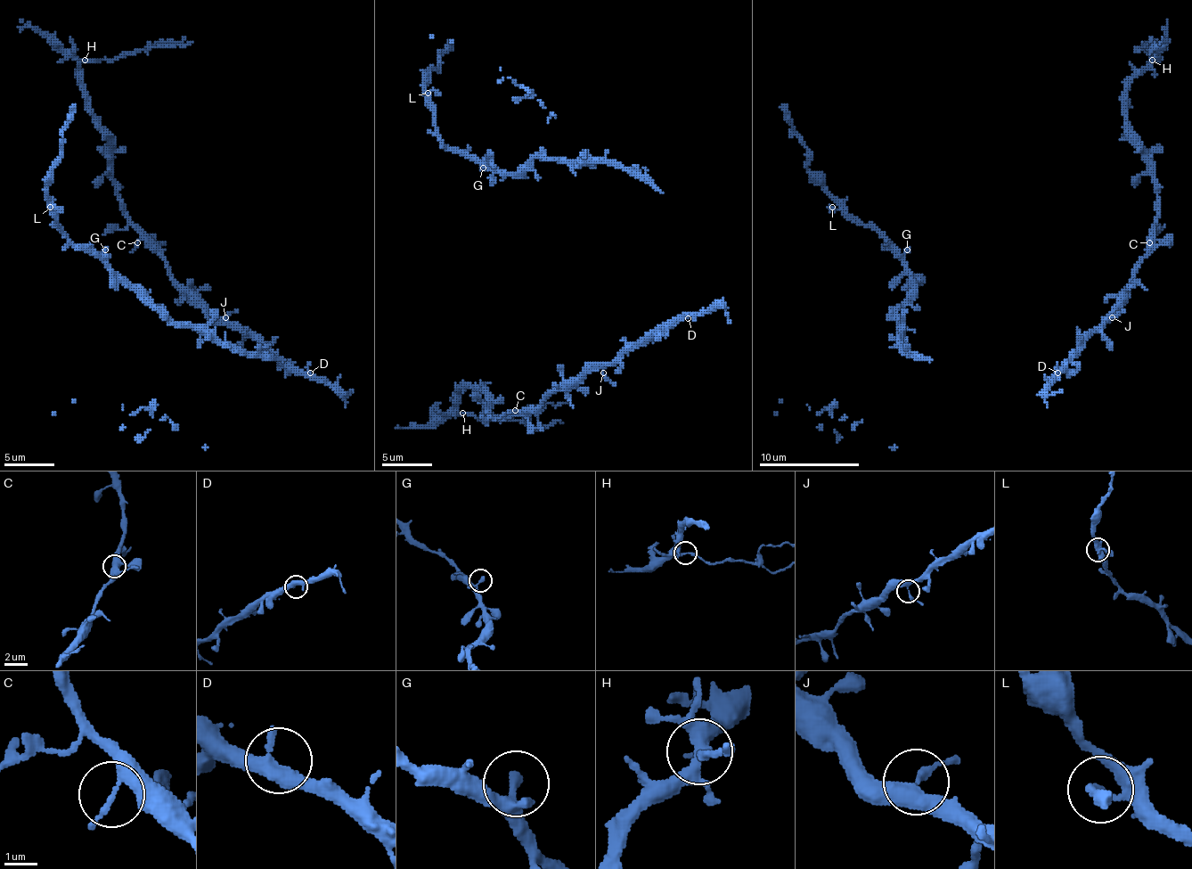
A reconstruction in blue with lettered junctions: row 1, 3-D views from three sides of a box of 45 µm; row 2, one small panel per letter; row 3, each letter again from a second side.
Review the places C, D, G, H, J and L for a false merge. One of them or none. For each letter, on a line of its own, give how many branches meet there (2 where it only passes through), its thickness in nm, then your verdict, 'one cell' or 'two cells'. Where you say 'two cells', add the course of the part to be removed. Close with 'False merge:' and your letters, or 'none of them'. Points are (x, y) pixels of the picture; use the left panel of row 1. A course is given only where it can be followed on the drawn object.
C: branches 3; calibre 240 nm; one cell
D: branches 3; calibre 360 nm; one cell
G: branches 3; calibre 200 nm; one cell
H: branches 3; calibre 220 nm; two cells; course (85, 60), (118, 60), (152, 47), (192, 42)
J: branches 3; calibre 240 nm; one cell
L: branches 2; calibre 200 nm; one cell
False merge: H

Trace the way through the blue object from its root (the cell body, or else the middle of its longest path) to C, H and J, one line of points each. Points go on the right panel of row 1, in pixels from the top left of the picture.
C: (1052, 374), (1102, 324), (1149, 242)
H: (1052, 374), (1102, 324), (1147, 252), (1157, 219), (1157, 182), (1147, 150), (1127, 125), (1127, 85), (1152, 60)
J: (1052, 374), (1112, 317)

